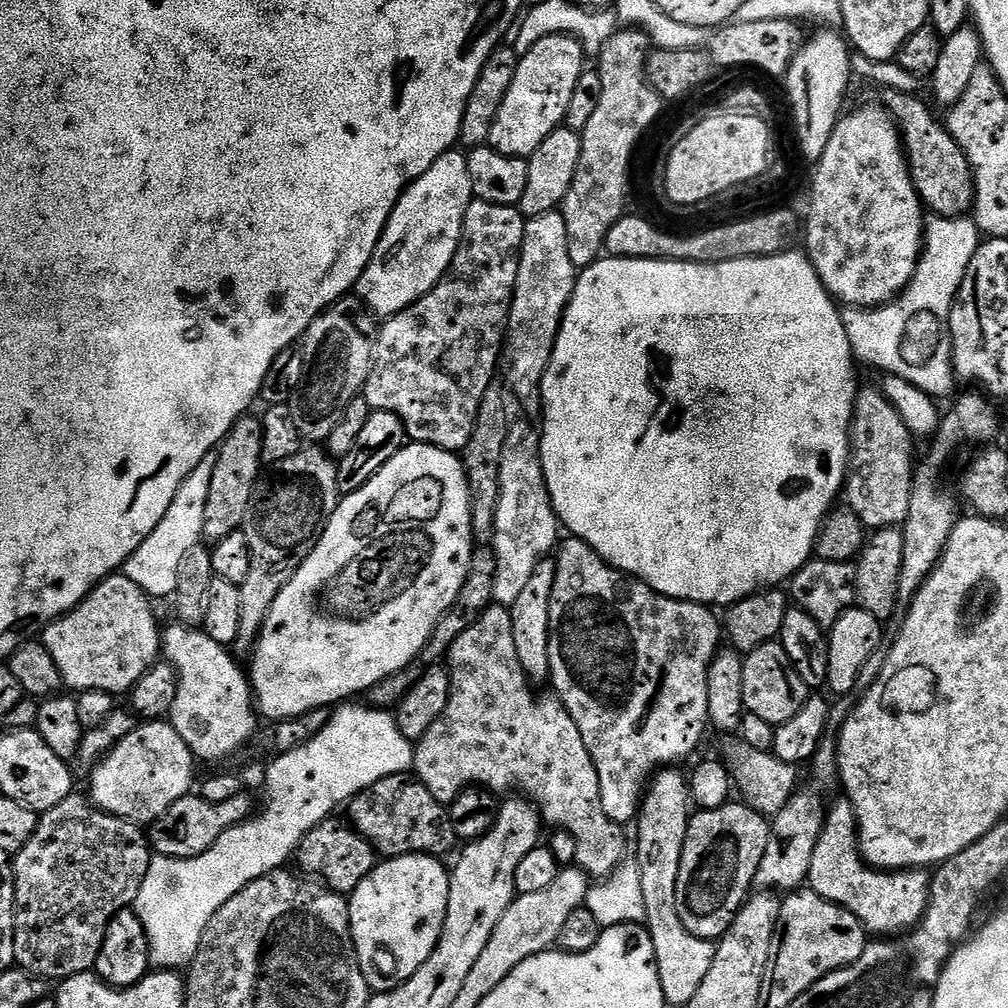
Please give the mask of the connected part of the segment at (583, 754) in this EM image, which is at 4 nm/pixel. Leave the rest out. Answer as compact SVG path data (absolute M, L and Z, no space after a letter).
M488 614L481 616L478 623L474 626L470 626L470 630L458 634L456 641L452 643L447 650L446 667L450 677L448 686L448 705L446 706L444 713L438 718L438 722L434 722L434 726L430 726L430 730L426 730L424 737L415 741L415 779L421 780L434 794L434 798L438 798L438 802L445 806L451 805L452 800L458 798L458 794L463 792L464 789L473 786L487 788L488 791L497 794L508 792L511 788L521 788L521 790L525 792L521 793L539 808L540 815L545 825L554 824L552 826L555 826L557 829L569 831L577 840L576 857L574 859L575 863L587 872L589 877L598 880L603 879L614 869L617 869L626 856L626 850L624 850L625 829L621 827L621 825L615 824L610 818L606 818L606 810L602 810L602 798L600 797L600 787L598 786L598 770L590 758L590 750L586 750L586 742L582 742L582 734L578 734L578 726L574 722L574 718L570 718L570 714L559 696L555 694L549 694L549 696L535 696L535 694L532 693L533 685L530 683L528 675L524 673L524 670L520 665L518 650L514 650L514 642L512 641L509 621L505 619L505 617L503 620L500 616L491 616L492 615Z

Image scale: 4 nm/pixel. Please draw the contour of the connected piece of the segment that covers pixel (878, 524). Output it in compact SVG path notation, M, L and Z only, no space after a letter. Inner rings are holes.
M861 387L857 391L850 439L852 459L846 477L847 507L858 514L865 529L897 527L902 520L902 509L906 510L910 506L912 497L914 437L906 422L899 416L898 410L879 387Z

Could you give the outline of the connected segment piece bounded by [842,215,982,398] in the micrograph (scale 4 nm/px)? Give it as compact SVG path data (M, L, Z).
M933 215L924 226L924 250L912 281L896 299L878 308L858 308L848 306L843 309L844 329L852 343L852 350L857 361L865 360L874 367L886 369L889 376L901 376L908 383L928 392L933 398L939 397L954 381L952 367L952 332L950 331L950 314L960 293L966 270L974 254L982 243L982 233L972 218L959 216Z

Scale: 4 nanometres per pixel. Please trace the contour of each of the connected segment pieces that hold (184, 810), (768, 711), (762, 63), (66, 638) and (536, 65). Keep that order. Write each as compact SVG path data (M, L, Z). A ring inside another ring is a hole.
M243 790L226 802L213 804L199 794L189 794L174 802L174 806L166 810L166 814L153 820L150 825L147 838L153 853L157 856L173 856L185 860L210 850L210 846L214 846L214 842L218 842L218 838L222 838L226 830L238 826L253 815L254 807L252 808L252 800L247 794L248 792Z
M779 642L760 644L752 653L744 656L742 670L742 698L744 699L745 713L757 715L763 721L779 726L790 722L798 710L808 701L810 689L806 682L794 670L786 650Z
M794 20L729 23L715 33L717 36L710 45L712 61L717 69L757 68L768 76L783 77L806 39L805 33L800 33L800 28L801 25Z
M113 574L96 585L91 594L71 612L53 620L42 632L42 643L49 649L60 679L65 685L76 688L77 693L102 690L113 694L131 693L132 687L146 674L146 670L157 663L162 652L162 624L152 613L153 601L130 578L123 574Z
M571 35L544 37L528 53L521 55L514 82L510 82L510 90L506 90L502 106L498 106L487 146L506 156L532 156L553 130L567 121L574 86L578 86L578 78L586 70L584 56L584 45Z

